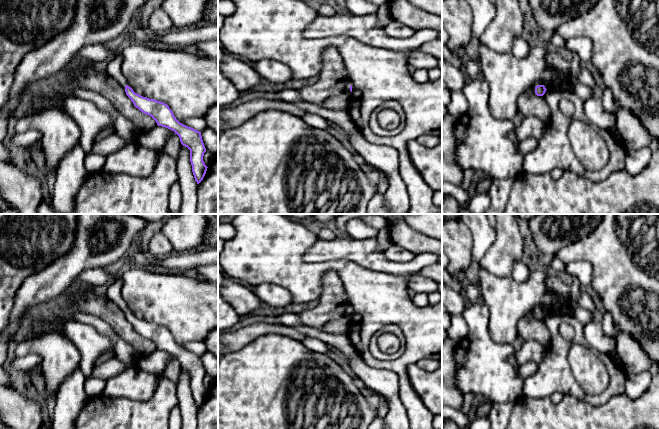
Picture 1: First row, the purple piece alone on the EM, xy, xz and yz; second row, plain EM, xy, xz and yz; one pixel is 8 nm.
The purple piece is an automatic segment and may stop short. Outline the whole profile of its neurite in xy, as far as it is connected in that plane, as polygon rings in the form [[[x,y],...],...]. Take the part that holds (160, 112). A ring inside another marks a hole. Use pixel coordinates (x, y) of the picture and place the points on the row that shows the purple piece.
[[[121,49],[107,63],[105,71],[120,82],[125,88],[126,95],[131,99],[136,108],[144,114],[151,116],[158,126],[168,128],[179,136],[181,144],[190,150],[192,172],[195,181],[199,184],[203,180],[208,168],[203,161],[206,148],[202,140],[201,132],[180,123],[167,104],[135,93],[127,85],[122,75],[124,56],[120,54],[120,51]]]

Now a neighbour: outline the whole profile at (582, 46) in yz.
[[[571,37],[564,46],[570,53],[575,53],[581,64],[591,61],[593,42],[588,37]]]

